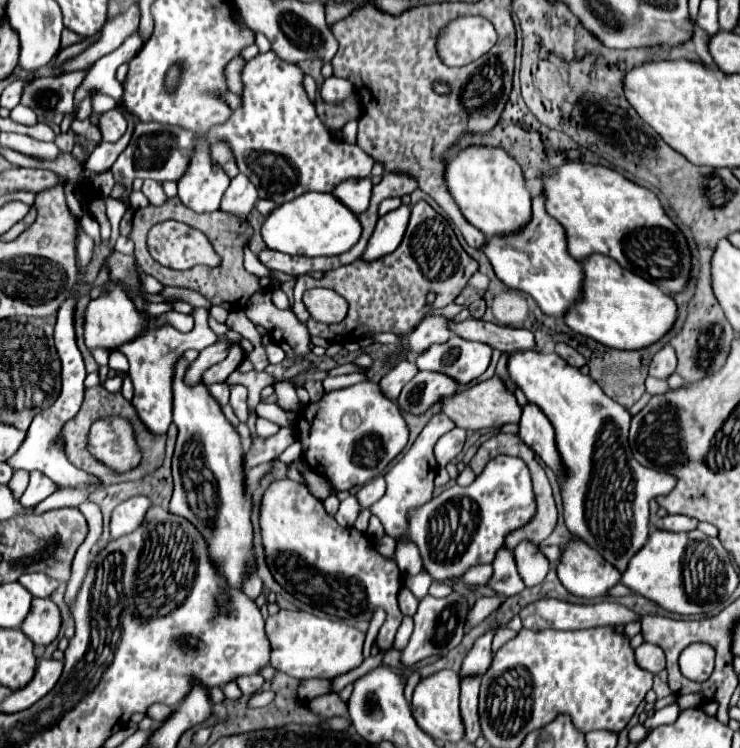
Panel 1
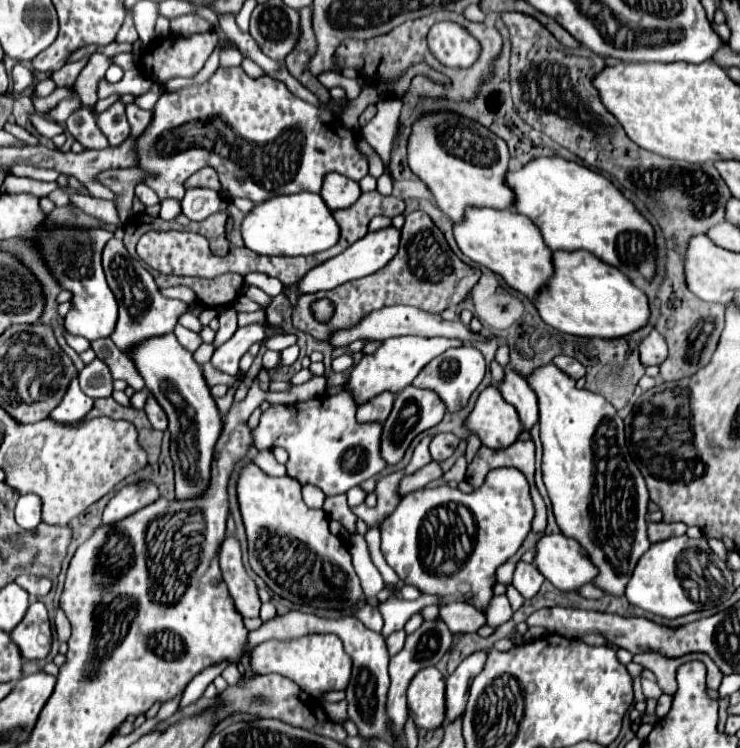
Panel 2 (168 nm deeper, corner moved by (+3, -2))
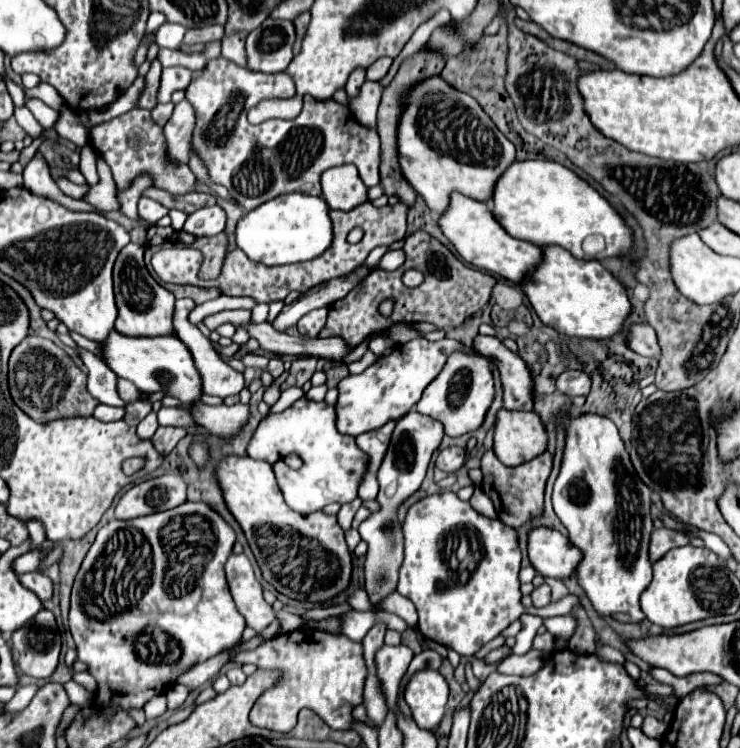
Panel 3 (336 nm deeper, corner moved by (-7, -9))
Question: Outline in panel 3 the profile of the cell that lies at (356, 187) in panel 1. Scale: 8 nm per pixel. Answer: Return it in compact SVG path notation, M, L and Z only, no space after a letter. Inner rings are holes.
M340 165L340 167L328 169L322 175L322 195L324 195L324 199L326 199L330 209L350 211L350 209L354 209L354 207L358 207L358 205L368 201L368 187L358 177L358 171L354 169L354 165Z

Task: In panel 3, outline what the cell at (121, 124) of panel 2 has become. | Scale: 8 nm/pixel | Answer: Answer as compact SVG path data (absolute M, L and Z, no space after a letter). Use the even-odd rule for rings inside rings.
M132 109L120 117L114 117L108 123L92 127L90 145L110 165L118 189L126 189L138 173L152 173L154 185L172 191L174 195L188 193L196 185L196 175L190 171L188 165L182 165L180 169L170 169L170 165L166 165L166 145L162 145L162 127L152 121L148 109Z

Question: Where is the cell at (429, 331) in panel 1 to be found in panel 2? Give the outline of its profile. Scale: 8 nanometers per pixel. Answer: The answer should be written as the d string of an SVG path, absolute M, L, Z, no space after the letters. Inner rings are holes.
M422 336L388 338L382 342L382 346L374 354L364 356L350 370L350 378L344 384L344 390L350 390L352 396L356 398L356 402L368 402L368 398L374 398L376 394L382 394L382 392L400 394L400 390L410 386L414 382L416 374L420 374L420 370L430 360L444 354L448 348L456 348L456 346L462 346L462 342L452 340L452 338L422 338Z

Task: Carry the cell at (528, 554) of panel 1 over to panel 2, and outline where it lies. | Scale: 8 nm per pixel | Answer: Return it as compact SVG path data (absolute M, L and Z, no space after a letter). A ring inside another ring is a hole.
M518 562L516 572L514 572L514 580L512 586L524 596L524 598L532 598L538 594L540 586L544 582L544 576L536 570L534 564L526 564L526 562Z

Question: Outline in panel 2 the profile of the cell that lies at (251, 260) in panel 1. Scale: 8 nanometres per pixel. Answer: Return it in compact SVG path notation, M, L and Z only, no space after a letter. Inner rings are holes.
M248 274L248 278L244 278L248 284L264 290L268 296L278 296L282 292L282 284L276 278L268 278L264 274Z

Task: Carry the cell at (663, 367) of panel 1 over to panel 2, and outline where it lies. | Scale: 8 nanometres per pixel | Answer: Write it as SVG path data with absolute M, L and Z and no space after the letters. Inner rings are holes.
M652 330L642 342L640 342L640 360L644 366L658 366L660 362L664 362L668 354L668 348L666 348L666 342L664 338Z

